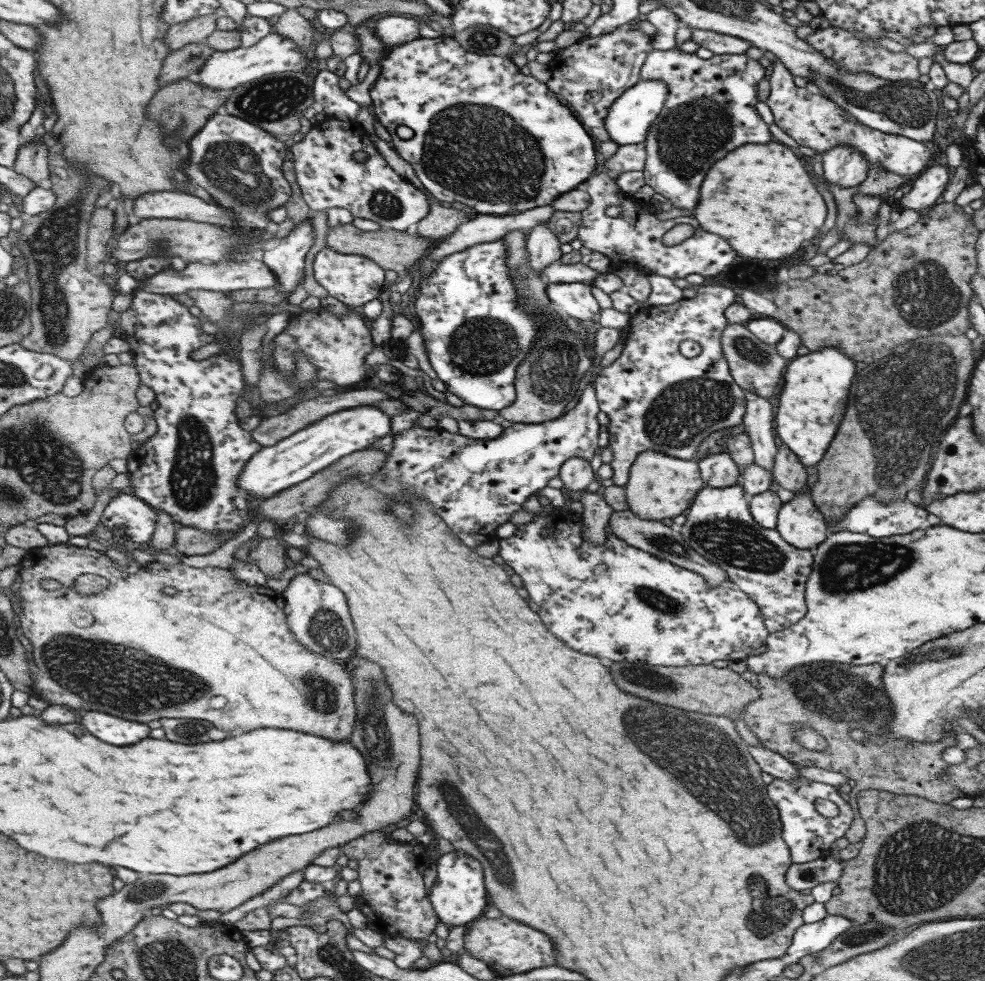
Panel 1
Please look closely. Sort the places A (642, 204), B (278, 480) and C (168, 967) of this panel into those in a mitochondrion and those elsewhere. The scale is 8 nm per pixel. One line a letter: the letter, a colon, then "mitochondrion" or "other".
A: other
B: other
C: mitochondrion

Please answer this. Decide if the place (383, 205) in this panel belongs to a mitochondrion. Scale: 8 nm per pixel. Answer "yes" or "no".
yes

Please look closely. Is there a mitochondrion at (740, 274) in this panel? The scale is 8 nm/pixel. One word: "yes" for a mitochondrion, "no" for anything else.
yes

